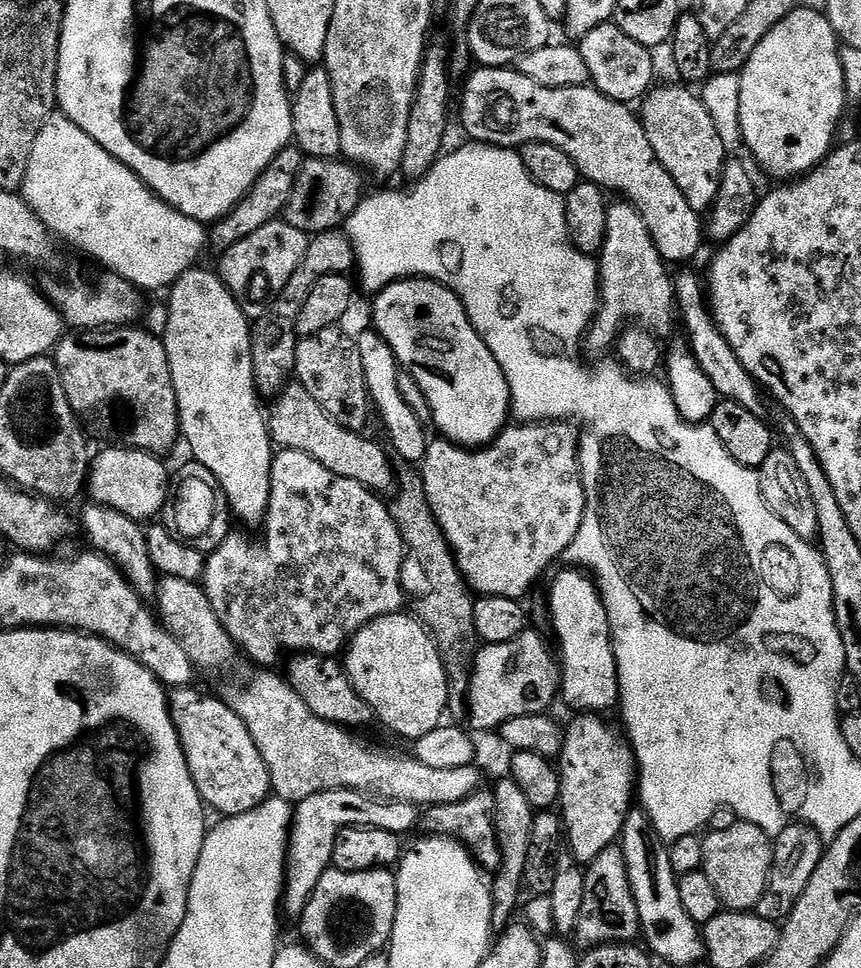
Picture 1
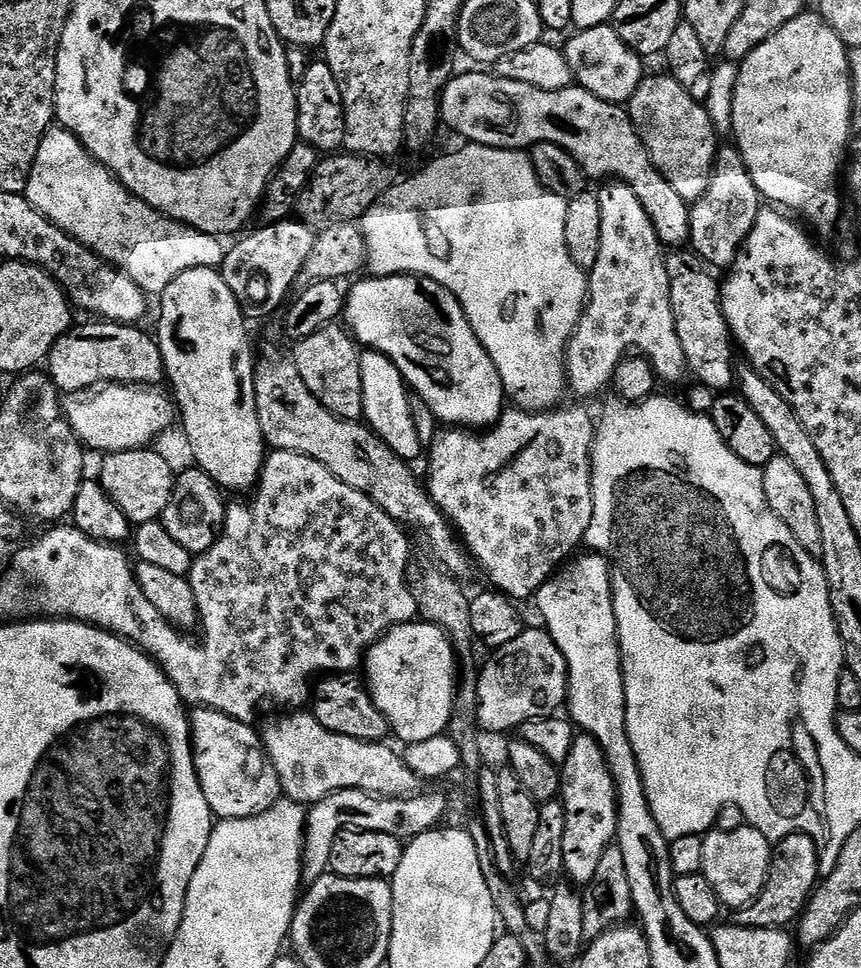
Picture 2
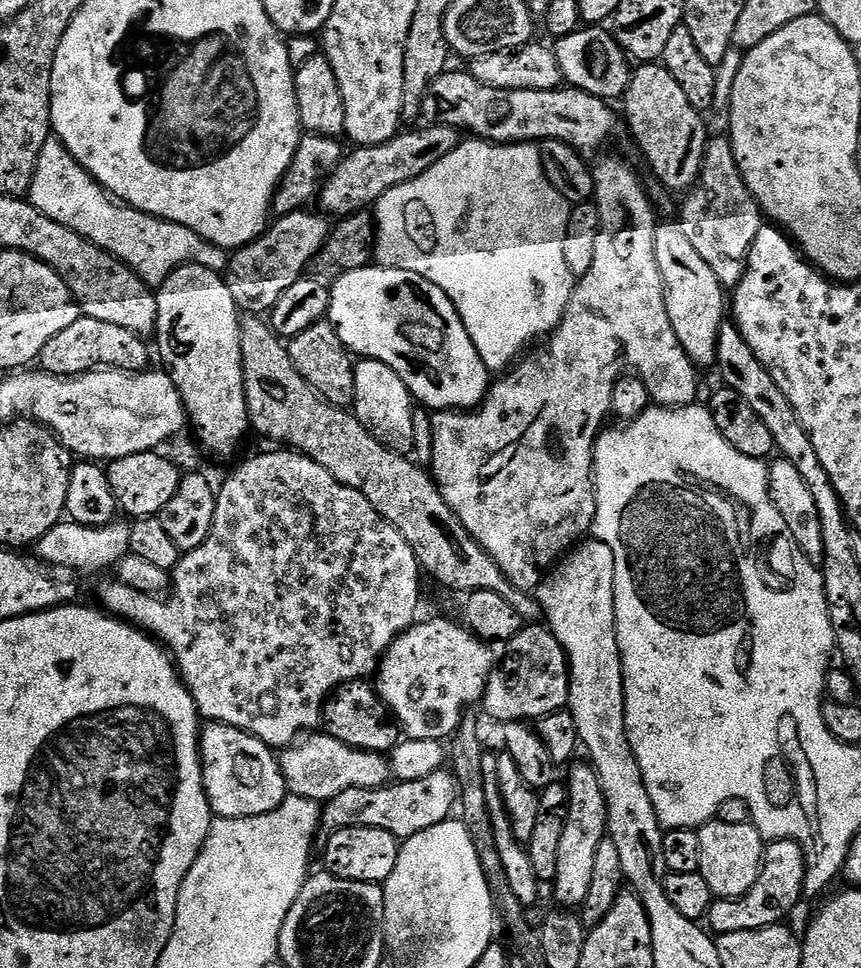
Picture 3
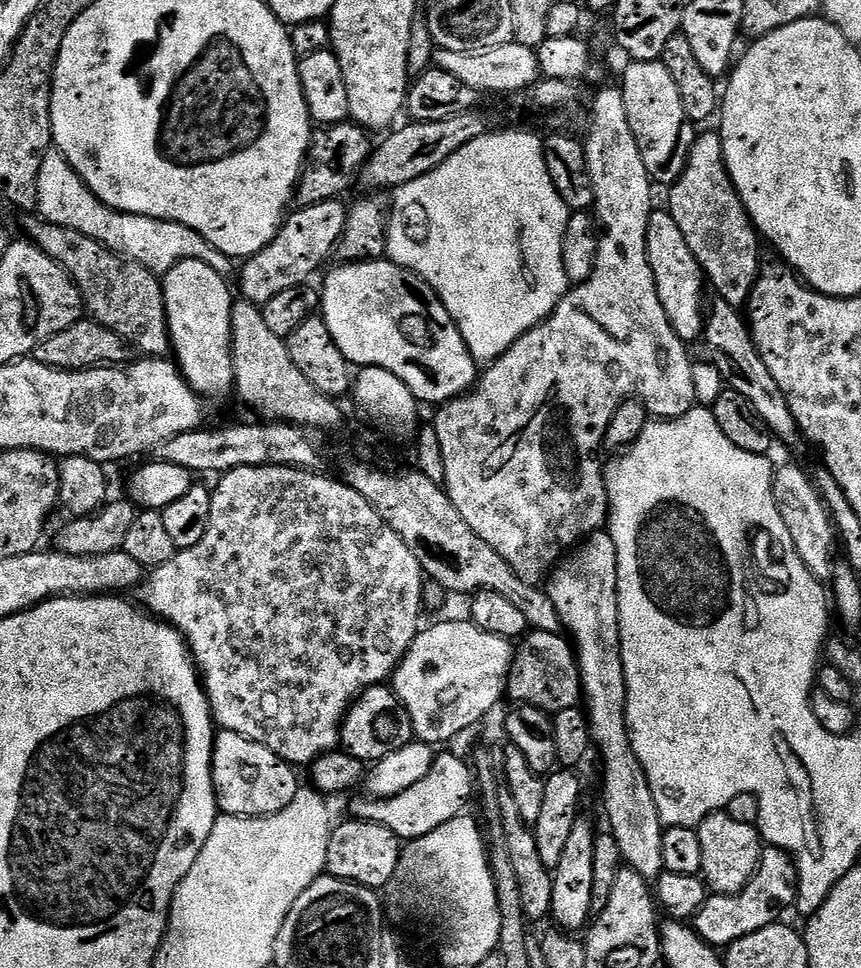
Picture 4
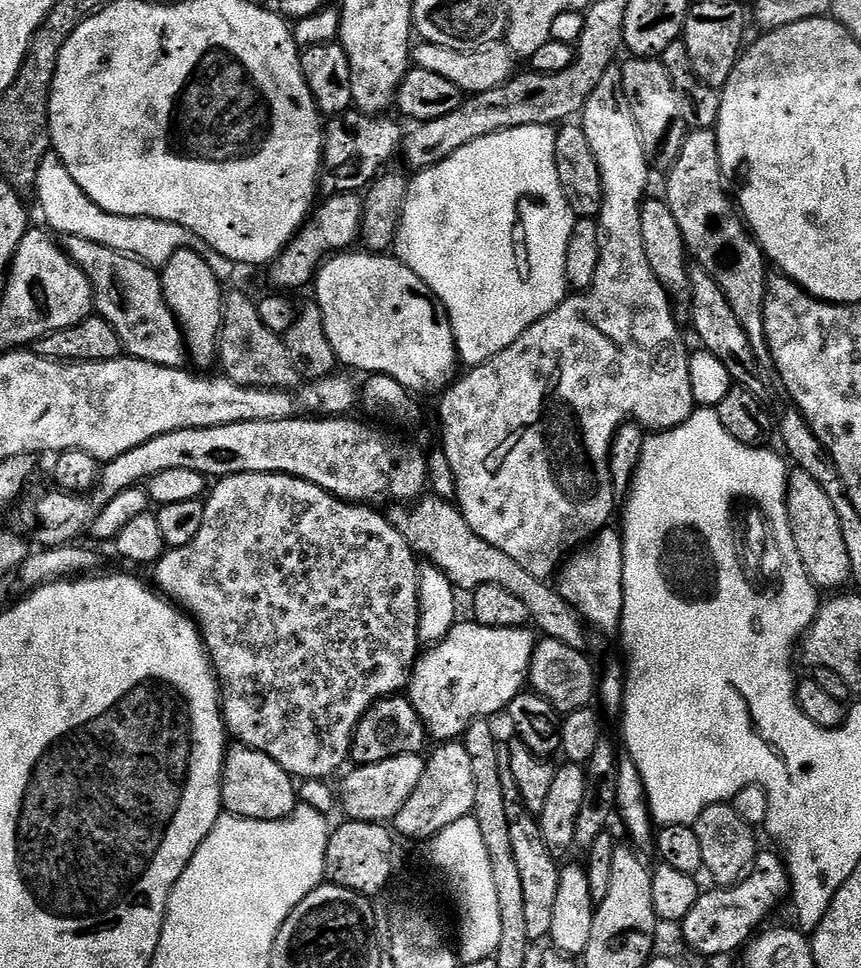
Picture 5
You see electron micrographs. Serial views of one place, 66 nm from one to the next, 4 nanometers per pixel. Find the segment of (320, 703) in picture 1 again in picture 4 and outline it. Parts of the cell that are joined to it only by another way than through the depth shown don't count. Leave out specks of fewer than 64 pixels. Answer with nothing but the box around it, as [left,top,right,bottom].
[340,686,413,766]

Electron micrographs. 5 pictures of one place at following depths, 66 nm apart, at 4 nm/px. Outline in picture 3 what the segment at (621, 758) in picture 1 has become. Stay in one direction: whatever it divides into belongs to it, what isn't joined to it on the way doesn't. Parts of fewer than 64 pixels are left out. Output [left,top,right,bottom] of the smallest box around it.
[554,762,608,910]

